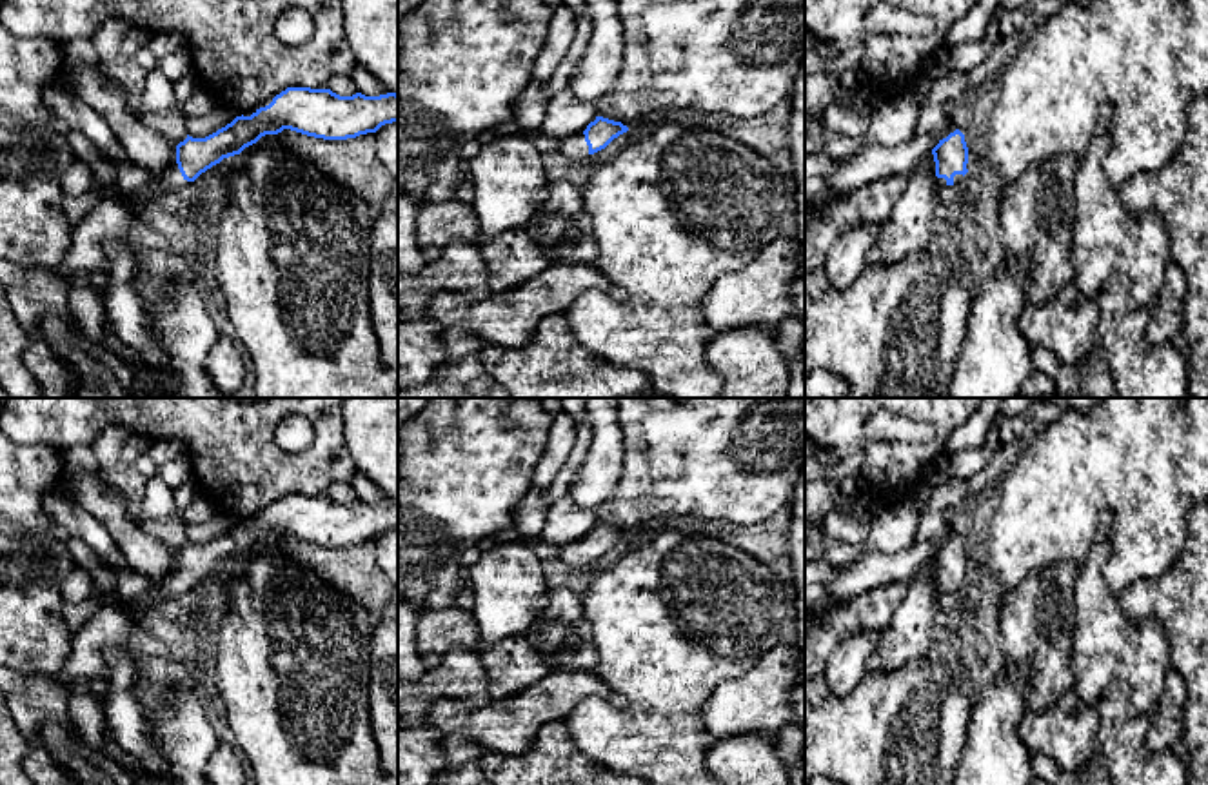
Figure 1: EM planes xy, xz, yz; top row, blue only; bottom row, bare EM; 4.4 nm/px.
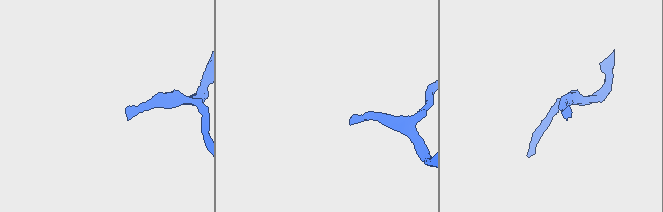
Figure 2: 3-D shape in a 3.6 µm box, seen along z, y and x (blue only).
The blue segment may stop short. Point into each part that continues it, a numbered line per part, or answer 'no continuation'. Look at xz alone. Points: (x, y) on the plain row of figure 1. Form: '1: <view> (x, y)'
1: xz (574, 555)

